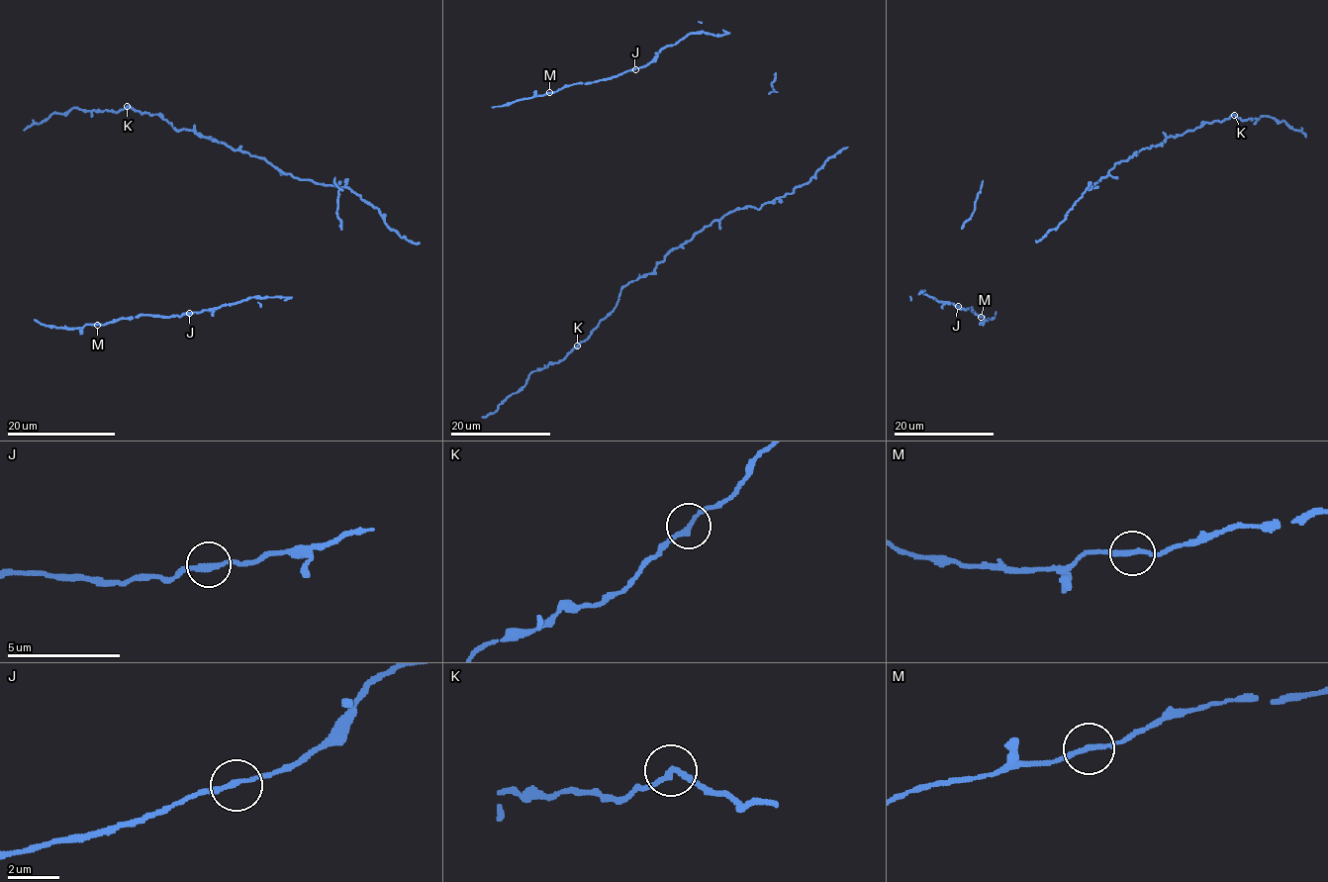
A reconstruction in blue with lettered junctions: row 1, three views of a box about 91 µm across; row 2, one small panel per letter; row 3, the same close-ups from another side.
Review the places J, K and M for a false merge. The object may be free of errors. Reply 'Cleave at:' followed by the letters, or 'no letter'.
Cleave at: no letter

